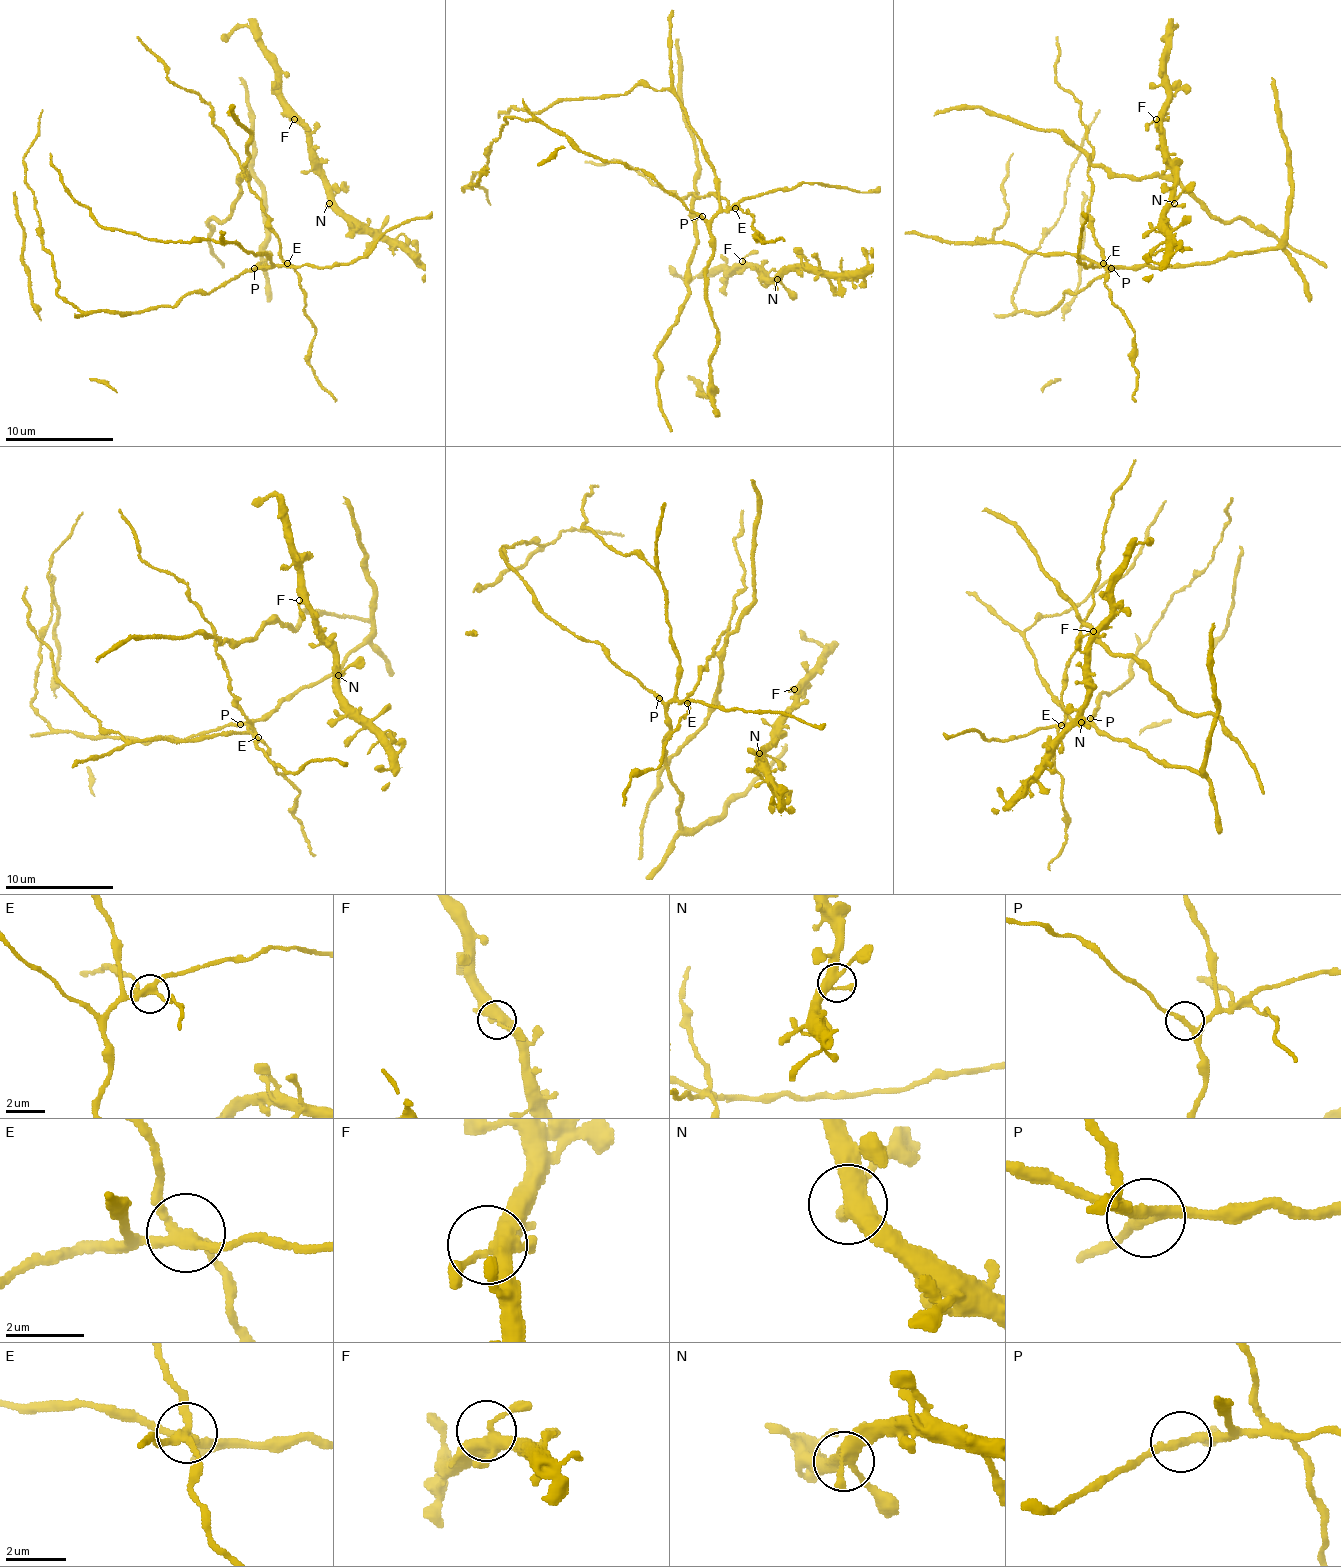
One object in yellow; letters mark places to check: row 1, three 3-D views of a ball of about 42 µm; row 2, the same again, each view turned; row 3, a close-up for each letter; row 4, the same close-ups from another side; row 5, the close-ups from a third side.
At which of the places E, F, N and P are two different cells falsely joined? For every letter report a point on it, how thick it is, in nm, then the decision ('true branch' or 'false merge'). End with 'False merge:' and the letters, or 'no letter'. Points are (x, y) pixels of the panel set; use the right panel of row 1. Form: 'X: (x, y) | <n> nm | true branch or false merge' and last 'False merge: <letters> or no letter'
E: (1103, 263) | 280 nm | false merge
F: (1156, 119) | 400 nm | true branch
N: (1174, 203) | 400 nm | true branch
P: (1111, 268) | 200 nm | true branch
False merge: E

